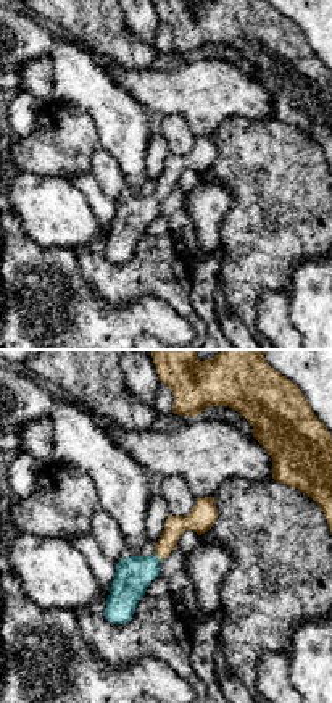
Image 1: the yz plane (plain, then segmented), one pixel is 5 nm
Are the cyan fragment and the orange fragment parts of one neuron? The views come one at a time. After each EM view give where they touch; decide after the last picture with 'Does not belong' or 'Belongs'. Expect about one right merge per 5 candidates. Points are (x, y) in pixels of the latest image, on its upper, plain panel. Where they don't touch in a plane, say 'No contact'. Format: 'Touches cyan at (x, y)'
Touches cyan at (157, 195)

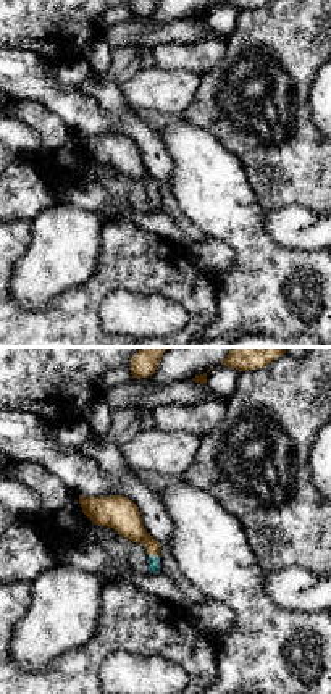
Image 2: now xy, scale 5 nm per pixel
Touches cyan at (152, 192)

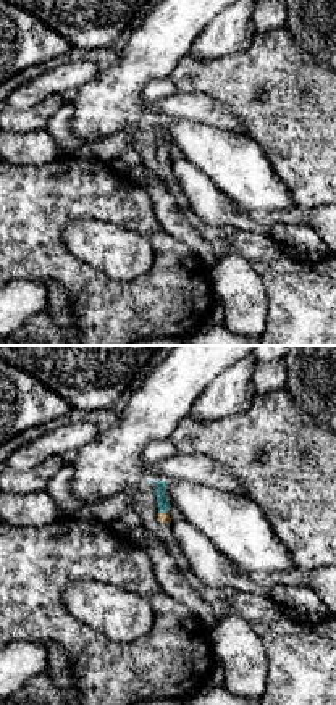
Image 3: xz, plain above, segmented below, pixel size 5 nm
Touches cyan at (162, 152)

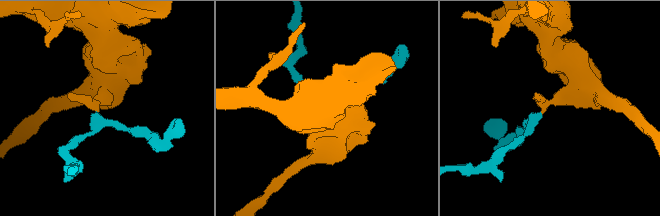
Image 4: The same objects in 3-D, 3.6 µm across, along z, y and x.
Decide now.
Belongs

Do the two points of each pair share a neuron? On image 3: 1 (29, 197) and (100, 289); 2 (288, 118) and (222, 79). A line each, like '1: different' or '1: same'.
1: same
2: same

